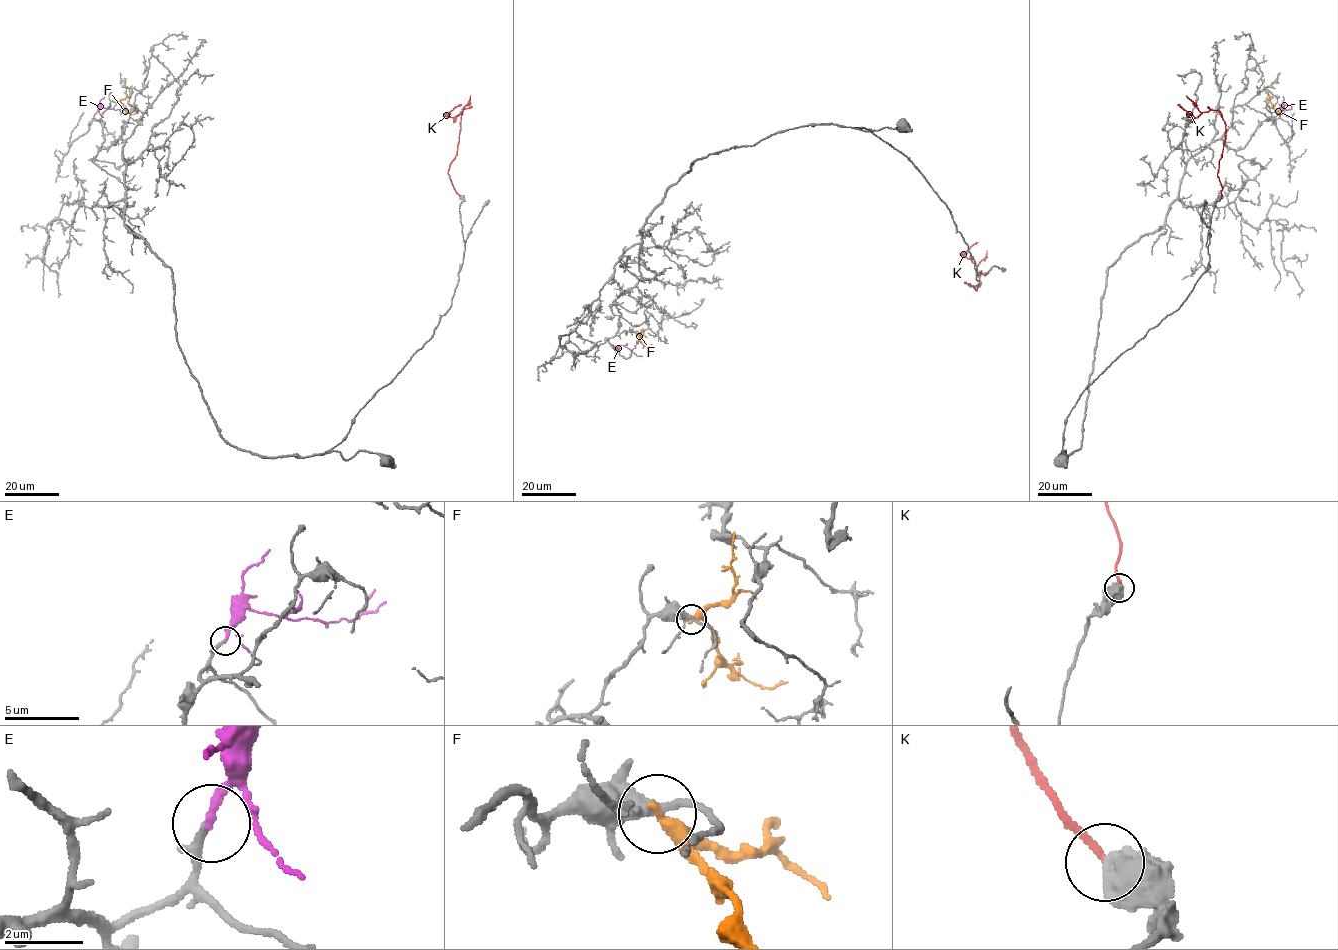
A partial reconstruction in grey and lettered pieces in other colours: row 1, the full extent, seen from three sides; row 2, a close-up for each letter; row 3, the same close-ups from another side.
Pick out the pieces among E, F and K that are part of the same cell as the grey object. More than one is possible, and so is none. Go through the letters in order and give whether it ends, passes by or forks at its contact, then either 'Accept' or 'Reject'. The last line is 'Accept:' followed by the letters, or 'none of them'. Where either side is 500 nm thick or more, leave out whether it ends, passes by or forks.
E: It ends there. Accept
F: It ends there. Reject
K: Reject
Accept: E

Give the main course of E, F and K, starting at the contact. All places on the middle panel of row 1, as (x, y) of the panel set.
E: (613, 345), (624, 345), (640, 356)
F: (635, 331), (645, 346), (652, 344)
K: (976, 286), (965, 282), (977, 290), (980, 274), (977, 267), (963, 254), (978, 243)

